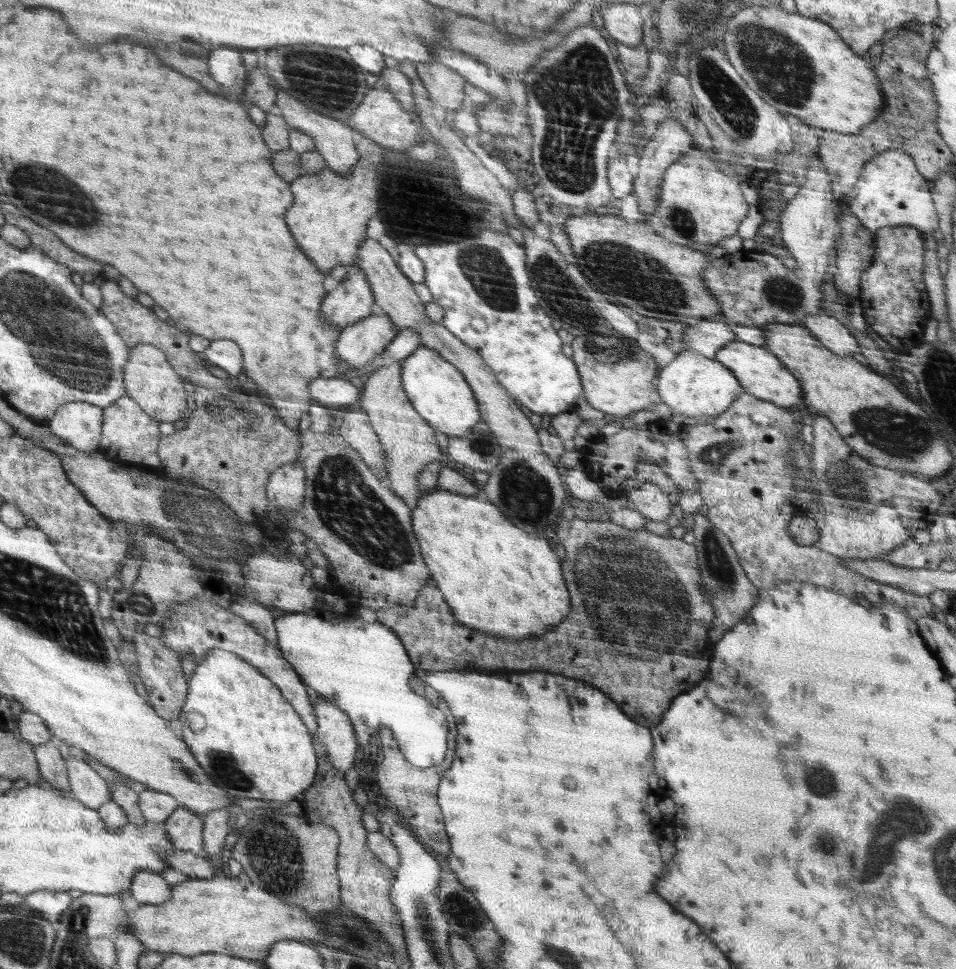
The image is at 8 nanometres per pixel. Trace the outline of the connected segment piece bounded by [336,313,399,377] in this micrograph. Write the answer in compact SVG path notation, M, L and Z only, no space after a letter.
M386 313L367 316L351 327L344 328L336 344L336 353L344 361L347 361L347 364L351 365L351 370L347 373L347 377L359 375L361 368L366 367L370 361L375 360L378 355L387 350L387 346L398 332L399 330L396 328L394 321Z

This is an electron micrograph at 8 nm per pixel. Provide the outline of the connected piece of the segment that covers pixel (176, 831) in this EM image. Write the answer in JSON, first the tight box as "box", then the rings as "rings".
{"box":[166,806,207,854],"rings":[[[181,806],[166,822],[171,840],[179,850],[203,854],[207,821],[191,808]]]}

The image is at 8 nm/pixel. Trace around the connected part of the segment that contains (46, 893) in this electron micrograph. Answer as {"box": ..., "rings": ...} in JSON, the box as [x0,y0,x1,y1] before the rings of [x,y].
{"box":[26,890,74,924],"rings":[[[40,890],[26,897],[27,904],[46,916],[52,924],[58,924],[74,900],[68,891]]]}

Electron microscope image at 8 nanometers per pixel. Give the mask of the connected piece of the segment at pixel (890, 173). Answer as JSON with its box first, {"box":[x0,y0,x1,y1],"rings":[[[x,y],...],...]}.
{"box":[847,149,938,234],"rings":[[[890,149],[876,155],[863,168],[863,176],[848,192],[847,211],[858,216],[866,230],[876,234],[883,227],[907,225],[934,234],[938,228],[938,215],[930,186],[909,153],[903,149]]]}

